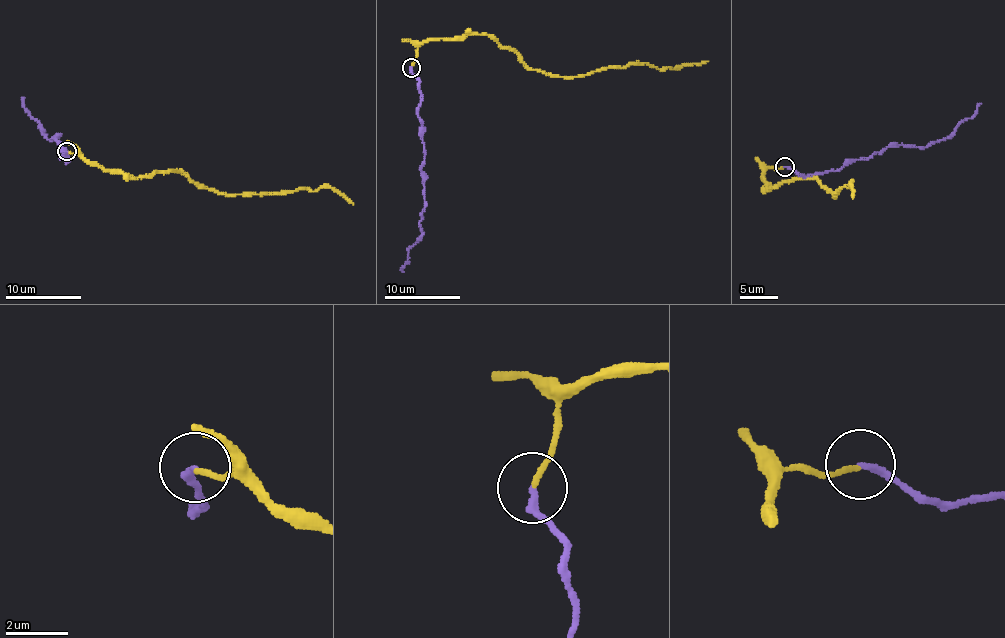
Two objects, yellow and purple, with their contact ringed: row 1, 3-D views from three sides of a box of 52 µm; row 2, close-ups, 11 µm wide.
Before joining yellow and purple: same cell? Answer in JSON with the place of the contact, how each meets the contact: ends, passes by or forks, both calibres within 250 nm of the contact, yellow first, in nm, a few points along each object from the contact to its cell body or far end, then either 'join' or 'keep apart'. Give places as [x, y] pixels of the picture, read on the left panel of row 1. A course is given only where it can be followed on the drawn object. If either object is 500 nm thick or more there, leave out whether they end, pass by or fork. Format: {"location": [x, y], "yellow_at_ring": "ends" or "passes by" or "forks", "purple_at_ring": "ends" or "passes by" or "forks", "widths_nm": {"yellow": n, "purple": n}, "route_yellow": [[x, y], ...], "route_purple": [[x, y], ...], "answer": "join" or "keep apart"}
{"location": [67, 151], "yellow_at_ring": "ends", "purple_at_ring": "ends", "widths_nm": {"yellow": 150, "purple": 240}, "route_yellow": [[67, 152], [132, 177], [180, 172], [225, 194], [330, 188], [353, 204]], "route_purple": [[67, 152], [67, 162], [60, 158], [57, 137], [43, 134], [41, 124], [24, 107], [24, 98]], "answer": "join"}

